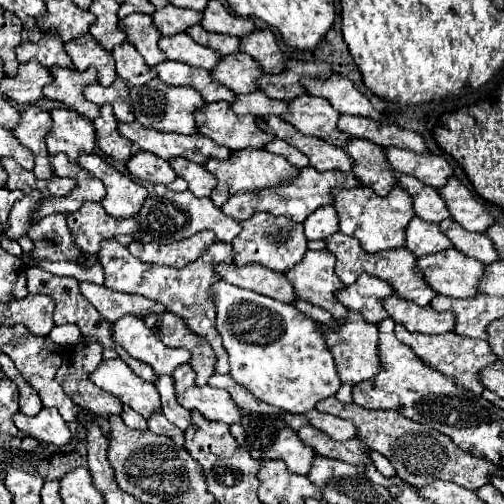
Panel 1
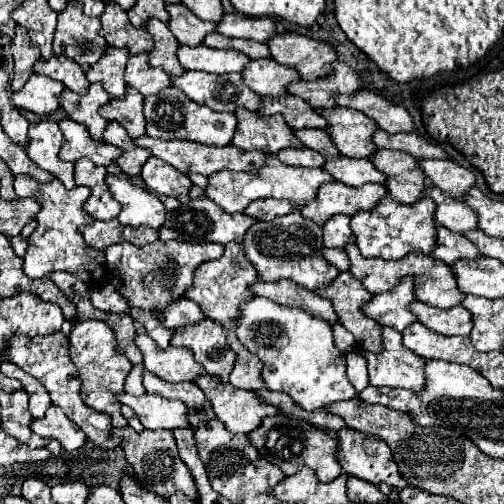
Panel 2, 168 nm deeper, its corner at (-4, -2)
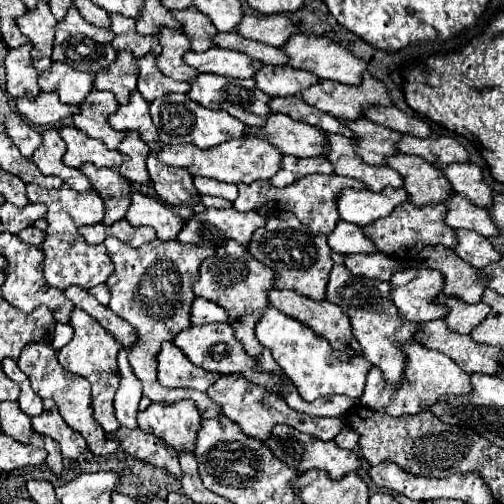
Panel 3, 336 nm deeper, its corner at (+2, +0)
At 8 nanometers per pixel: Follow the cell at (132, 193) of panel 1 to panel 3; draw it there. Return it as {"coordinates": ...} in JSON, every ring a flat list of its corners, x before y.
{"coordinates":[[141,193,131,195,131,207,125,217,133,227,153,227,161,241,175,241,183,229,183,219,165,203]]}

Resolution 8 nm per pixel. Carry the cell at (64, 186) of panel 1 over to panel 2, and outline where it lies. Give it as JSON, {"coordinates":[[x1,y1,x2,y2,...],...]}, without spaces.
{"coordinates":[[19,175,15,177,15,193,17,197,35,197,41,203,41,211,35,215,37,227,29,237,29,247,23,257,25,275,29,279,41,279,53,271,67,271,67,273,79,275,79,279,89,285,101,283,107,273,105,253,85,245,81,233,77,231,79,225,93,221,93,217,89,217,89,213,83,211,83,201,87,201,91,191,81,185,67,191,63,183,59,183,57,179,53,179,51,183,41,183,41,181,35,181,33,177]]}

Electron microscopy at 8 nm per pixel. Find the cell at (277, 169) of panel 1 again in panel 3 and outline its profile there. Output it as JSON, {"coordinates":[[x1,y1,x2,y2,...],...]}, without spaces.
{"coordinates":[[309,175,307,179,299,179,297,183,293,183,291,187,283,187,277,189,273,187,269,181,261,181,261,183,241,183,239,185,239,197,235,199,233,207,241,213,245,211,253,211,261,205,269,205,275,210,291,211,303,225,307,225,315,235,329,235,333,231,333,227,339,221,339,211,337,211,337,195,347,189,347,187,355,187,355,189,365,189,363,183,359,183,357,179,351,177,339,177,339,175]]}

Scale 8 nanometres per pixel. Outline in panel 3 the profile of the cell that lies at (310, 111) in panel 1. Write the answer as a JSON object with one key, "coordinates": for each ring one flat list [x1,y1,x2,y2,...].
{"coordinates":[[369,119,343,121,355,135,357,155,369,165,385,165,385,159,397,153,397,143,401,141,401,133,391,131,383,125,377,125]]}

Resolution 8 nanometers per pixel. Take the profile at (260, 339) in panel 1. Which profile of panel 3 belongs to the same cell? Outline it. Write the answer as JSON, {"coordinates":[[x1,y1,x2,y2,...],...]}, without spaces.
{"coordinates":[[275,307,265,309,263,317,255,327,255,335,261,345,271,349,273,359,283,369,283,373,293,381,293,385,297,387,299,395,305,401,315,401,317,397,327,395,347,395,349,399,353,399,355,405,359,403,367,373,373,369,373,365,363,355,357,355,355,361,353,357,333,349,323,337,313,333,309,327,305,327,293,317,283,315]]}

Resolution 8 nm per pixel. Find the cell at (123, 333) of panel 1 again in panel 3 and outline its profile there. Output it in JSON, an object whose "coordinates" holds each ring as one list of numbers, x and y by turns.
{"coordinates":[[163,343,157,361,157,377,163,387,189,387,197,391,207,391,221,377,189,363,189,359,185,359,185,353,173,343]]}

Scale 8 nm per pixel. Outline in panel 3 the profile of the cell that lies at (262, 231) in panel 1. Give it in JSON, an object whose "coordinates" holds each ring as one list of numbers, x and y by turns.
{"coordinates":[[287,213,285,217,277,217,277,215,269,217,267,225,261,227,253,235,253,239,249,243,249,251,255,259,259,259,261,263,265,263,267,267,271,267,277,273,277,281,275,281,277,289,291,289,291,291,305,295,309,299,315,299,315,301,325,299,327,279,329,279,329,271,333,267,327,237,313,235,291,213]]}

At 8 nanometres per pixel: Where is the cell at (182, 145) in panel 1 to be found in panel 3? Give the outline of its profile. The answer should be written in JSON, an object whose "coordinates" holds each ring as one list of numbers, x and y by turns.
{"coordinates":[[243,135,241,139,233,139,227,143,221,143,217,147,199,149,197,145,163,145,157,153,161,163,183,167,191,175,209,177,223,183,253,183,253,181,267,181,279,171,283,153,277,151,269,141,255,137,255,135]]}

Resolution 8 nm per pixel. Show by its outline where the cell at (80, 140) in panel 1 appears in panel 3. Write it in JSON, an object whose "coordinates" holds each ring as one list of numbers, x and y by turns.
{"coordinates":[[61,127,59,133,67,143,67,153,63,157,67,167,79,169,83,163,93,163,97,167,119,167,127,159,123,153,107,149,101,141,87,137,75,127]]}

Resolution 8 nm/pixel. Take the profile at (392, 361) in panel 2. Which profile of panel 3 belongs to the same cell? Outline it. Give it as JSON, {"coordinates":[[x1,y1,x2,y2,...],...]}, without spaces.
{"coordinates":[[409,343,405,345,405,355,409,357,409,365,405,369,403,385,399,391,391,389,385,379,381,377,381,371,373,367,367,375,367,385,365,393,361,397,361,403,365,407,371,407,375,411,381,411,391,417,405,417,405,415,415,415,421,411,427,411,433,403,441,401,443,397,449,395,467,395,471,393,471,373,465,373,457,363,453,363,447,355,425,349,419,343]]}

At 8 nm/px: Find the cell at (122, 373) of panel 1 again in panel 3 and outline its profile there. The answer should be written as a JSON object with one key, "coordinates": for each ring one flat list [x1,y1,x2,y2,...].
{"coordinates":[[179,401,173,405,151,403,137,415,137,421,143,429,151,429,157,437,165,439,181,453,193,451,203,417,193,401]]}

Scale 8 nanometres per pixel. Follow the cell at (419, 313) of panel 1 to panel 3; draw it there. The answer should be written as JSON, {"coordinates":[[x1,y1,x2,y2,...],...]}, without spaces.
{"coordinates":[[441,295,437,301,449,307,449,315,445,317,445,321,447,321,449,329,453,329,457,333,471,333,489,315,489,305,483,301,469,305,465,301,449,297,449,295]]}

